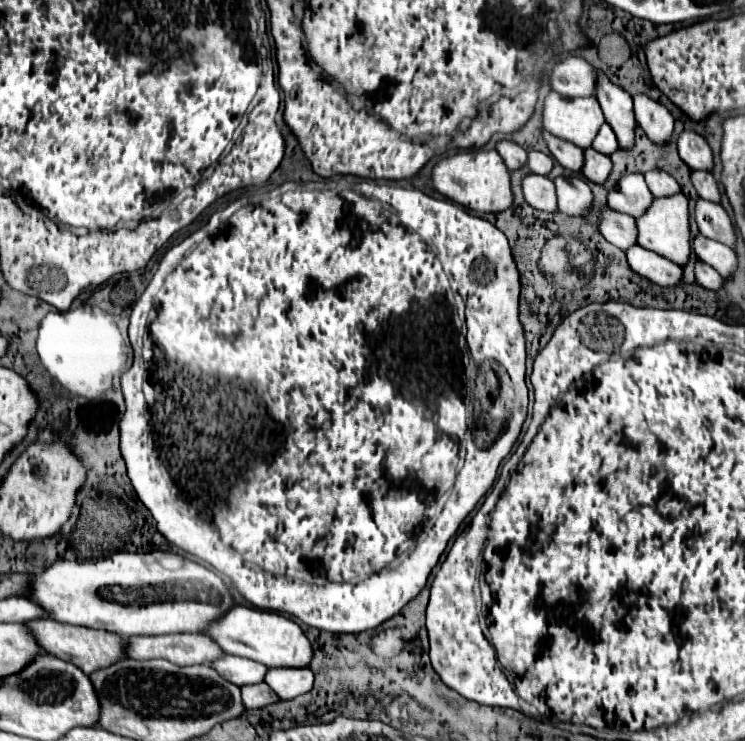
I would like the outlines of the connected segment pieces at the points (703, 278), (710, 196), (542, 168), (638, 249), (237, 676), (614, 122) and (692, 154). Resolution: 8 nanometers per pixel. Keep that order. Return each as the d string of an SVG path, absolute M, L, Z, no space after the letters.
M704 262L696 264L696 282L708 290L720 290L724 286L724 278Z
M692 172L692 184L694 184L696 192L700 194L700 198L720 204L720 190L718 190L718 184L716 184L716 180L714 180L712 174Z
M530 152L528 154L528 168L534 172L534 174L542 174L546 176L554 166L554 160L544 154L544 152Z
M632 246L626 252L630 268L648 278L650 282L662 286L662 288L672 288L682 282L682 268L678 268L674 262L662 258L660 254L654 254L650 250L644 250L642 246Z
M224 656L222 660L212 662L212 666L214 670L218 670L218 674L222 674L222 678L226 678L236 686L264 682L264 676L268 672L268 668L262 666L260 662L240 658L240 656Z
M598 72L596 98L602 106L606 122L610 122L610 128L616 134L620 150L630 150L634 146L634 130L636 130L632 96L622 88L618 88L616 84L612 84L602 72Z
M684 130L678 138L678 152L680 152L680 158L690 166L690 170L712 172L714 168L712 150L700 134L692 130Z

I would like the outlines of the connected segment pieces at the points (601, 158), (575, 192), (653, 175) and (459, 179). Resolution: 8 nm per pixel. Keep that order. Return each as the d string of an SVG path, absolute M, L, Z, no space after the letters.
M584 150L586 162L582 168L582 174L594 182L594 184L604 184L612 172L612 160L606 158L604 154L598 154L596 150Z
M576 176L556 178L554 184L556 184L560 212L572 218L586 218L594 200L588 184Z
M662 170L646 172L644 178L646 178L646 184L648 184L650 192L652 192L656 198L666 198L666 196L672 196L672 194L678 194L678 192L680 192L678 182L676 182L670 174L666 174L666 172L662 172Z
M496 150L464 152L440 160L432 170L432 182L440 194L474 212L504 212L512 206L514 200L510 186L510 170L506 168L504 160Z

